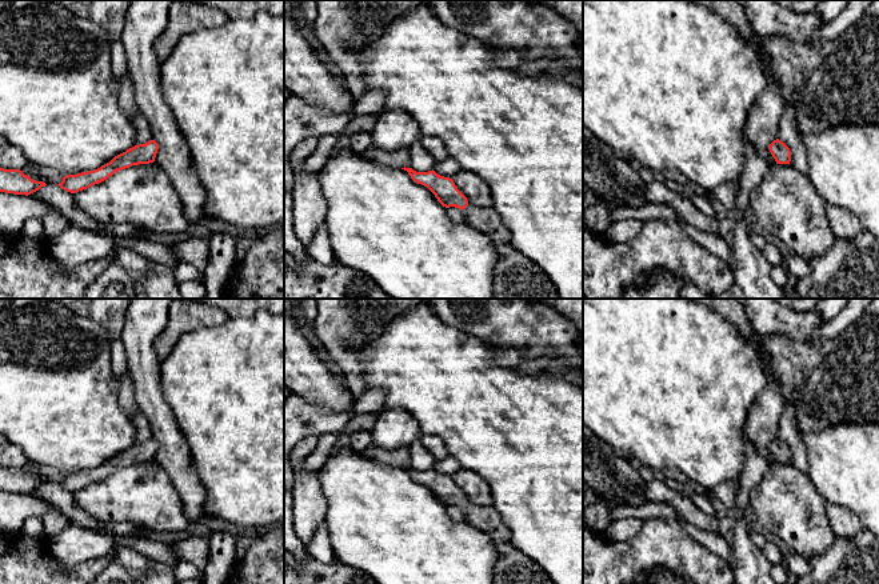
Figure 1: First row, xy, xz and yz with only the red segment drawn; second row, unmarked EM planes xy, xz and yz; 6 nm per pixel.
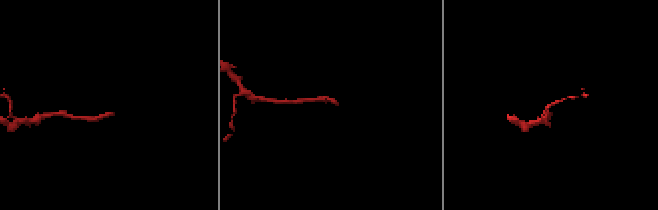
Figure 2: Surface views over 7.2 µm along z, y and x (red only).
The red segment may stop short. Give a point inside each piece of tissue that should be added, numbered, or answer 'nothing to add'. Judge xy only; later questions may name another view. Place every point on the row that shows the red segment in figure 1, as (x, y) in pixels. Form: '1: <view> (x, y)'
nothing to add

